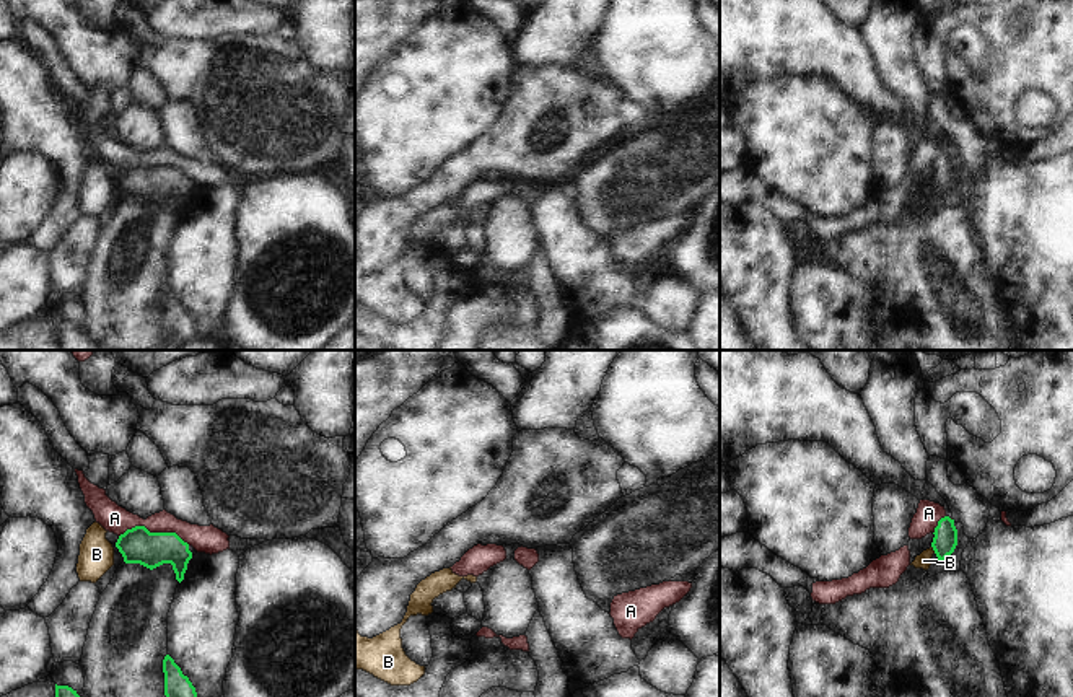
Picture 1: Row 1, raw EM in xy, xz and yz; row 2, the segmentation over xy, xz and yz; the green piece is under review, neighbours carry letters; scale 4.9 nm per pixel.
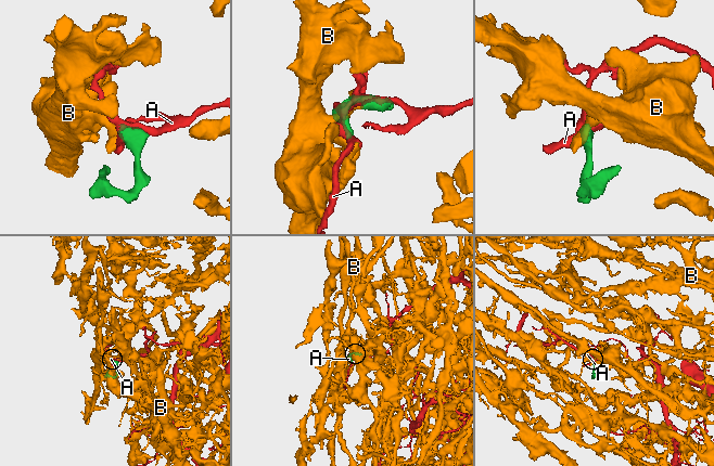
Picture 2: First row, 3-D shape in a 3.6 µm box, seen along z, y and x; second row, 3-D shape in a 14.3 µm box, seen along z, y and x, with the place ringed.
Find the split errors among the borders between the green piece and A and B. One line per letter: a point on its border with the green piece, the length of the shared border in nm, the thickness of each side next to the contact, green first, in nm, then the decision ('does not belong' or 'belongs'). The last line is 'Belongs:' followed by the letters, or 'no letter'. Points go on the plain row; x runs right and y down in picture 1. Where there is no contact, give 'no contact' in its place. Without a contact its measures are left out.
A: meets green in xy at (155, 168); contact 360 nm long; 180 nm thick on the green side, 140 nm on the other; does not belong
B: meets green in yz at (933, 184); contact 40 nm long; 120 nm thick on the green side, 80 nm on the other; belongs
Belongs: B

